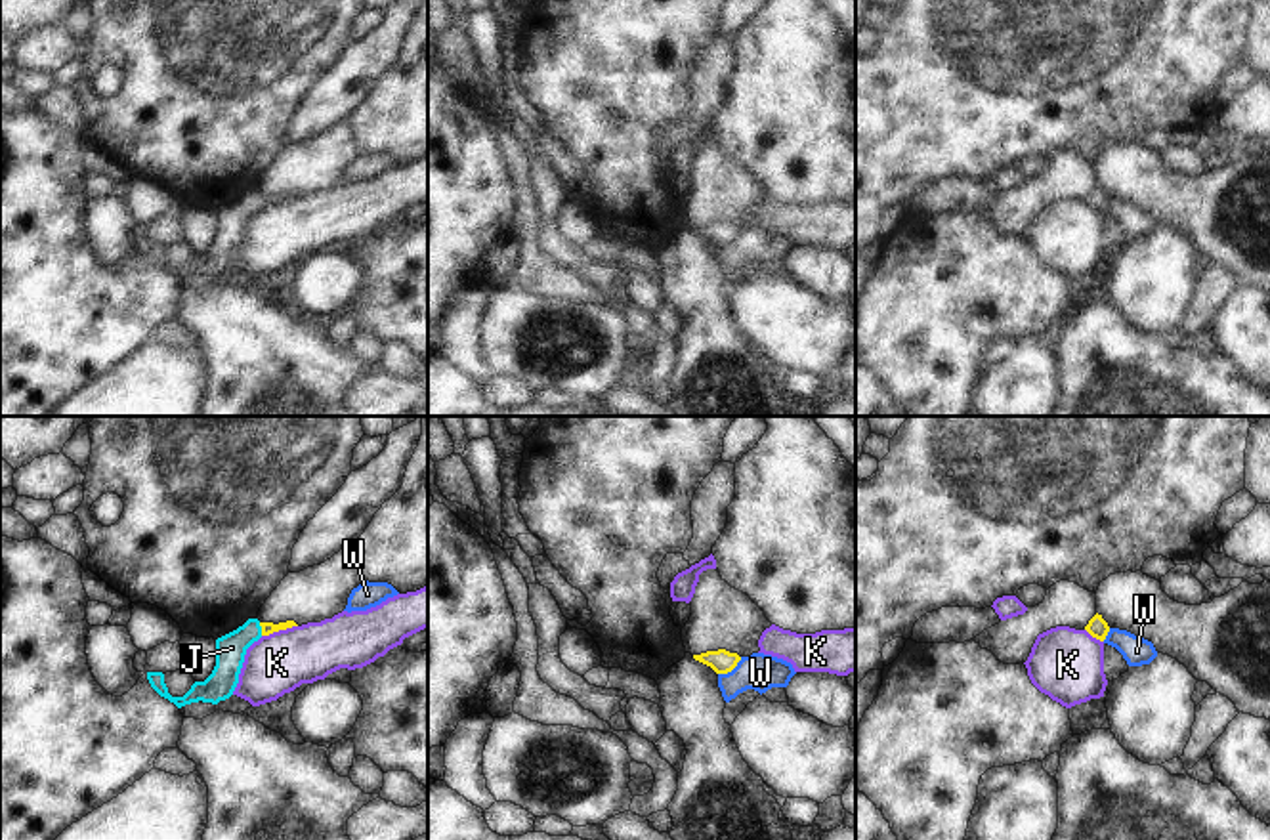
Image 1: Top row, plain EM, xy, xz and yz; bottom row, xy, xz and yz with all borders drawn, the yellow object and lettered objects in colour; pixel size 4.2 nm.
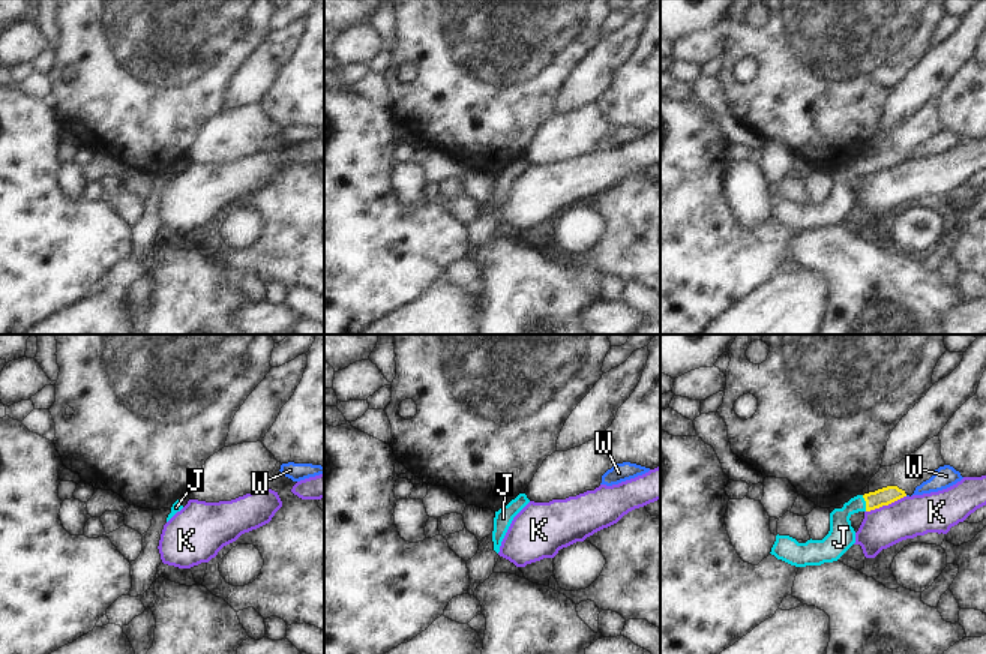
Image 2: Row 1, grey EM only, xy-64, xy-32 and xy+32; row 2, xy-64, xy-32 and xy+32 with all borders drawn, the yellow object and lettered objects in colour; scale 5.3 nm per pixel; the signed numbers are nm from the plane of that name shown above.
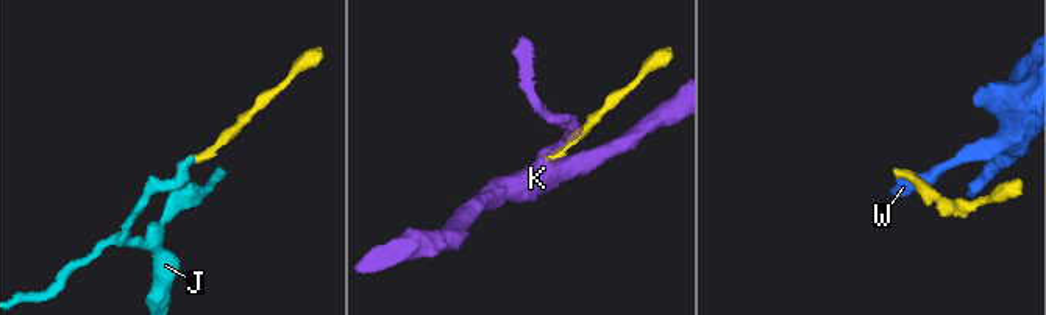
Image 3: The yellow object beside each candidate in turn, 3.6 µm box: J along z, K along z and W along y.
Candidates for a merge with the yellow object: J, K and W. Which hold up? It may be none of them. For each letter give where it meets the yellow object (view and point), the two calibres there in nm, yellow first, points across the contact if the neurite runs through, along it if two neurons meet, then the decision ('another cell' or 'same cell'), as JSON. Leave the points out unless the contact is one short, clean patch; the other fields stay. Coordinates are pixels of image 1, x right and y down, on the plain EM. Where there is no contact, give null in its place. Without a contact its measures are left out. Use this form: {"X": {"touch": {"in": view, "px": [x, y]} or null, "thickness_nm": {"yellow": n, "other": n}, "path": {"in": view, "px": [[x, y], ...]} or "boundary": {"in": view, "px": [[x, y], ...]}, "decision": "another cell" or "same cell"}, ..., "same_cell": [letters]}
{"J": {"touch": {"in": "xy", "px": [262, 201]}, "thickness_nm": {"yellow": 50, "other": 130}, "path": {"in": "xy", "px": [[268, 201], [262, 201], [253, 201], [232, 220]]}, "decision": "same cell"}, "K": {"touch": {"in": "xy", "px": [279, 201]}, "thickness_nm": {"yellow": 50, "other": 260}, "boundary": {"in": "xy", "px": [[296, 197], [262, 209]]}, "decision": "another cell"}, "W": {"touch": {"in": "xz", "px": [730, 243]}, "thickness_nm": {"yellow": 100, "other": 160}, "boundary": {"in": "xz", "px": [[741, 230], [730, 243], [719, 247]]}, "decision": "another cell"}, "same_cell": ["J"]}

